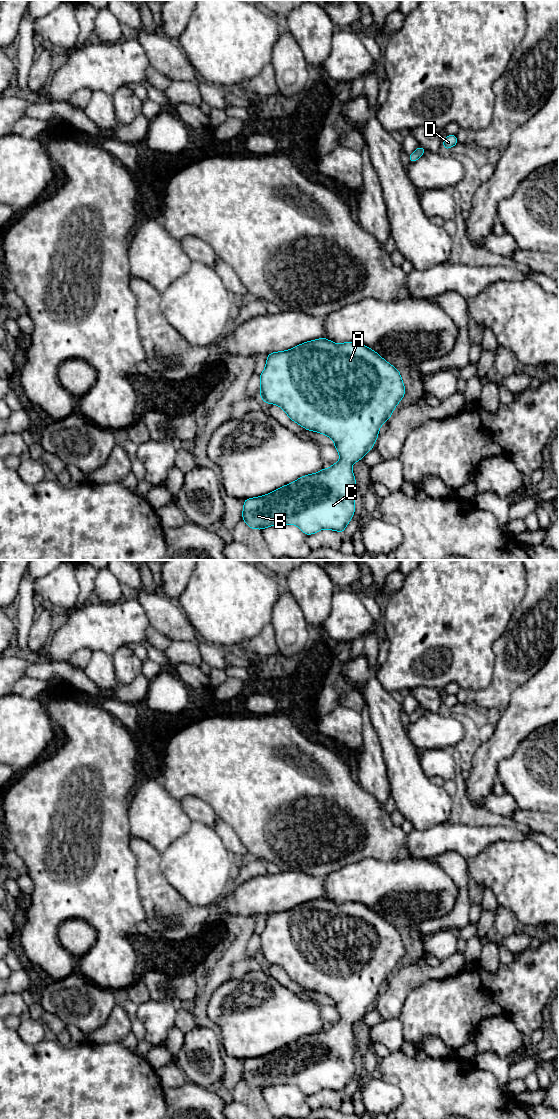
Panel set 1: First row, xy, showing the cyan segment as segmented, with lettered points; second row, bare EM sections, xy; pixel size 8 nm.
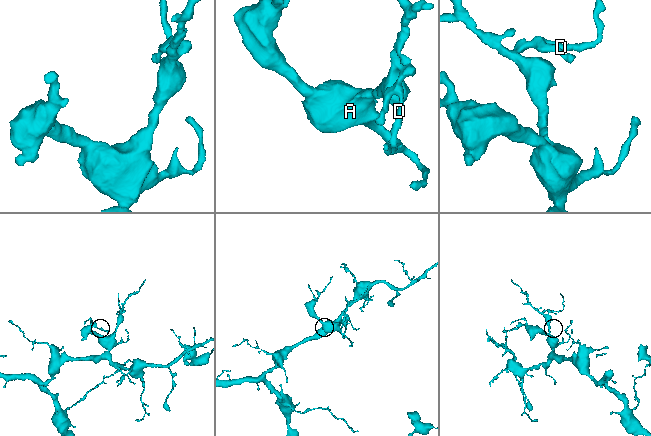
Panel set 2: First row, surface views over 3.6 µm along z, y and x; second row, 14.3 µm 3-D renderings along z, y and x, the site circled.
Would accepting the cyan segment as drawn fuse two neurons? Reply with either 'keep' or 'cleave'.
keep

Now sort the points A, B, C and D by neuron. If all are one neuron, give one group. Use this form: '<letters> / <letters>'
A B C D

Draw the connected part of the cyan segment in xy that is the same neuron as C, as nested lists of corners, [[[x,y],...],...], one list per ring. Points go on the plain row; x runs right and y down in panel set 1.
[[[323,897],[267,915],[260,941],[260,957],[264,962],[280,966],[292,981],[306,990],[332,998],[340,1020],[330,1028],[302,1036],[269,1054],[245,1059],[242,1079],[251,1089],[263,1090],[274,1085],[294,1084],[305,1095],[317,1093],[321,1089],[343,1093],[355,1073],[357,1044],[351,1025],[373,1008],[381,985],[391,978],[393,970],[404,957],[405,947],[399,930],[365,905],[356,902],[336,904]]]

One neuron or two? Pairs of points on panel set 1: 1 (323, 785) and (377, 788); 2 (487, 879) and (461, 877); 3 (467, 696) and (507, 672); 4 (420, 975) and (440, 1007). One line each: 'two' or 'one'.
1: two
2: two
3: one
4: two

